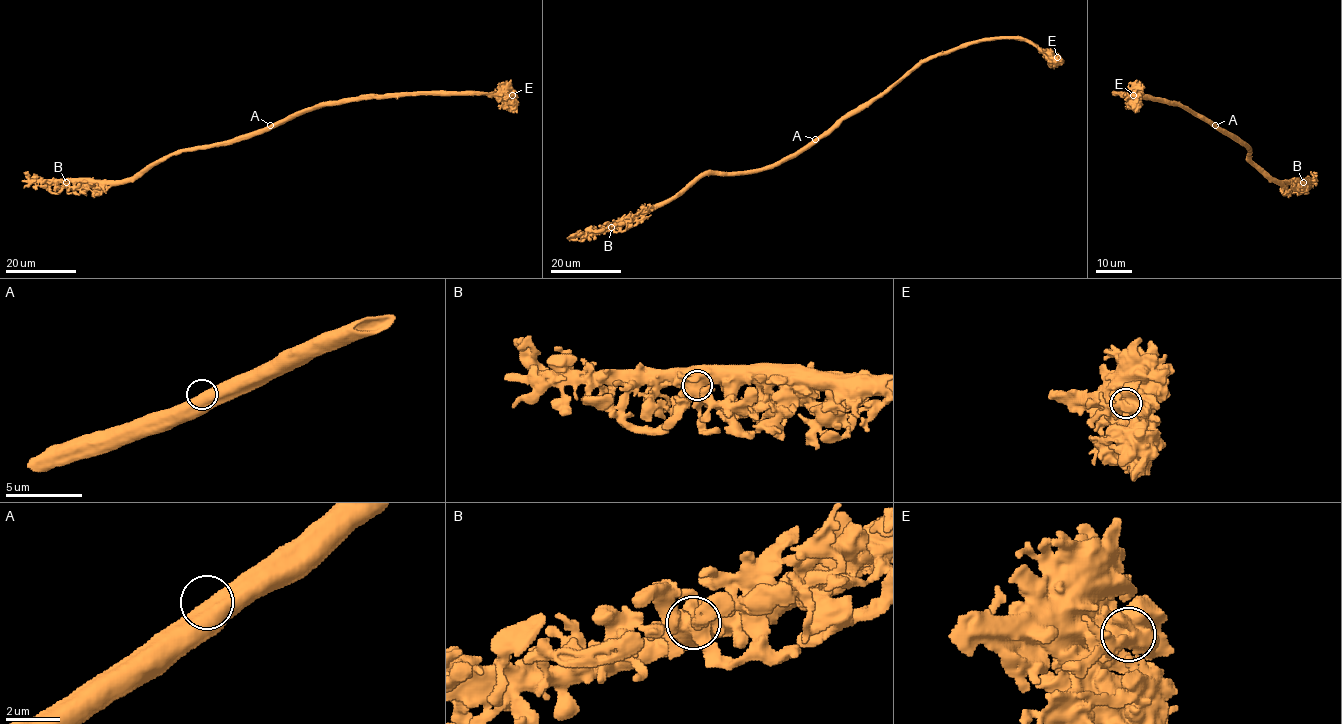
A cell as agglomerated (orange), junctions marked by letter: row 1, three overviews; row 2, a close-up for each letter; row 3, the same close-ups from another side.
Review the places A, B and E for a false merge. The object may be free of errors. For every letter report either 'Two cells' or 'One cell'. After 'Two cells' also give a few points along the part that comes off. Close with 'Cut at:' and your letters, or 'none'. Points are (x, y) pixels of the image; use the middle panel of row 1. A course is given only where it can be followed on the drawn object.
A: One cell
B: One cell
E: One cell
Cut at: none

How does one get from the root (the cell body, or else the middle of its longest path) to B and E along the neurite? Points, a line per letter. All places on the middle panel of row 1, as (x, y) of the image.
B: (819, 140), (762, 168), (707, 172), (670, 198), (611, 227)
E: (819, 140), (844, 119), (882, 96), (922, 63), (970, 44), (995, 39), (1026, 39), (1057, 57)

